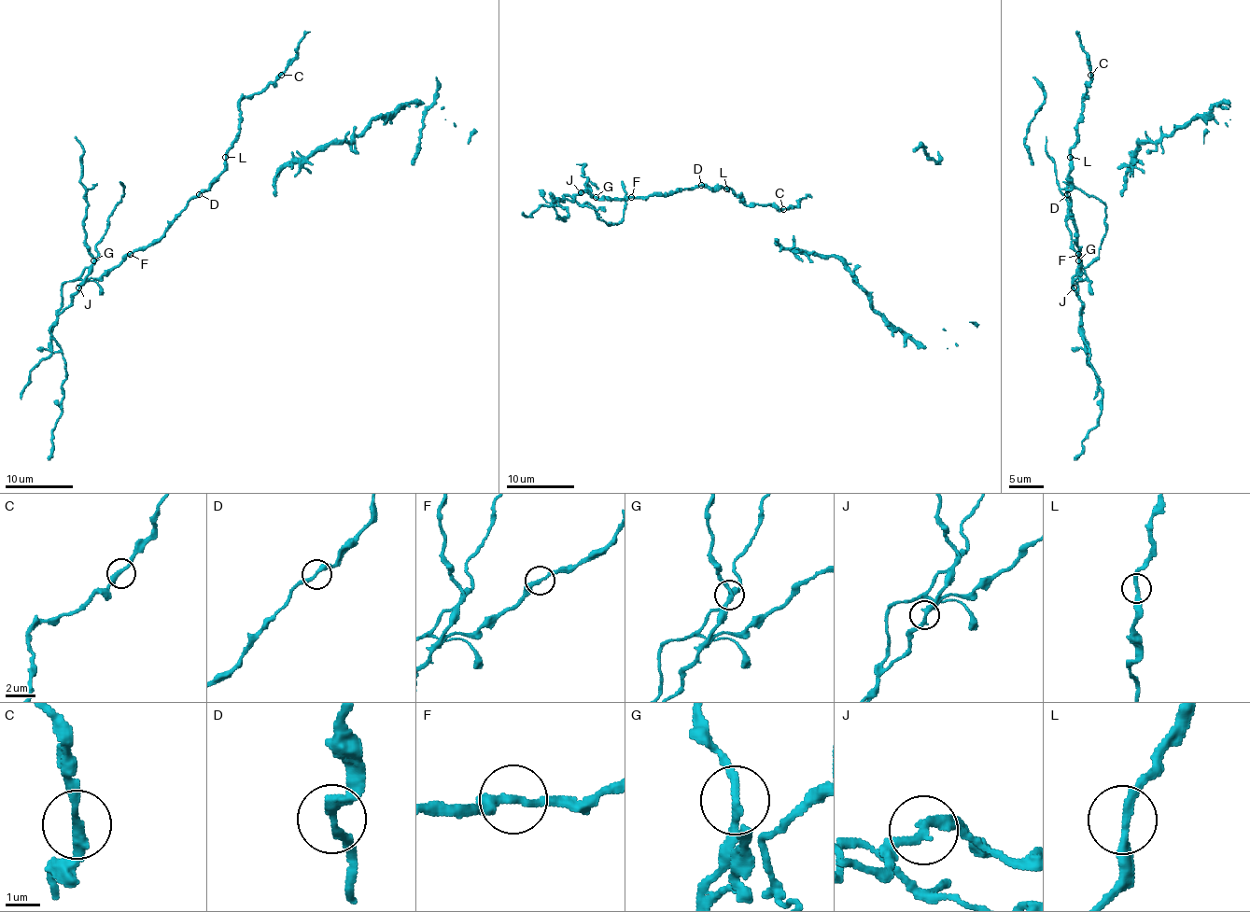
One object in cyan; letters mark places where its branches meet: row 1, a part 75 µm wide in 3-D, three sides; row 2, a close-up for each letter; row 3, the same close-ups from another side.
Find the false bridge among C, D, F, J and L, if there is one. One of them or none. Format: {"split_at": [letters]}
{"split_at": ["J"]}

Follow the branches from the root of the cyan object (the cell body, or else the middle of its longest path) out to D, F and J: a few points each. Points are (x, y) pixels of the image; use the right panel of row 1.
D: (1070, 161), (1070, 187), (1067, 194)
F: (1070, 161), (1070, 187), (1067, 197), (1070, 201), (1070, 217), (1075, 226), (1078, 254)
J: (1070, 161), (1067, 197), (1080, 260), (1080, 277), (1074, 287)

